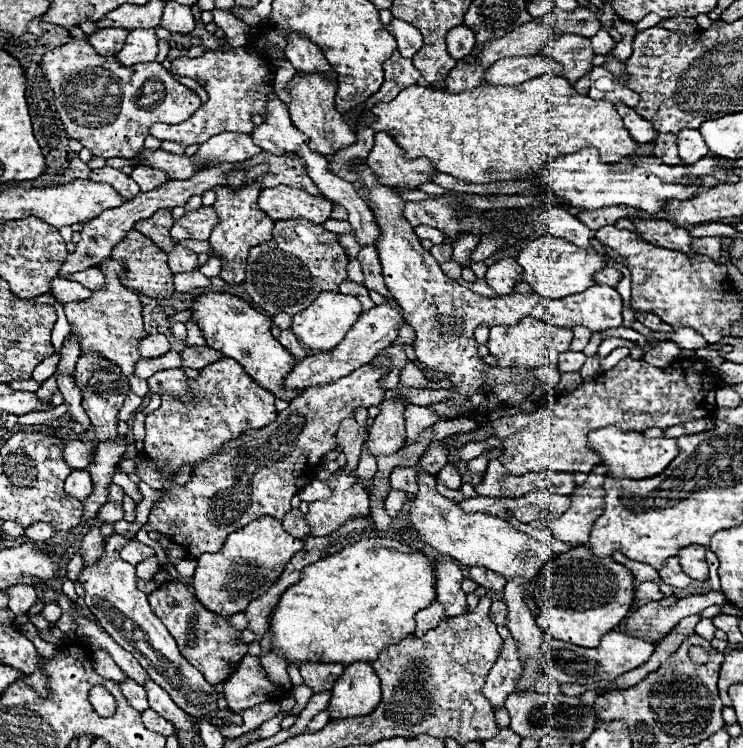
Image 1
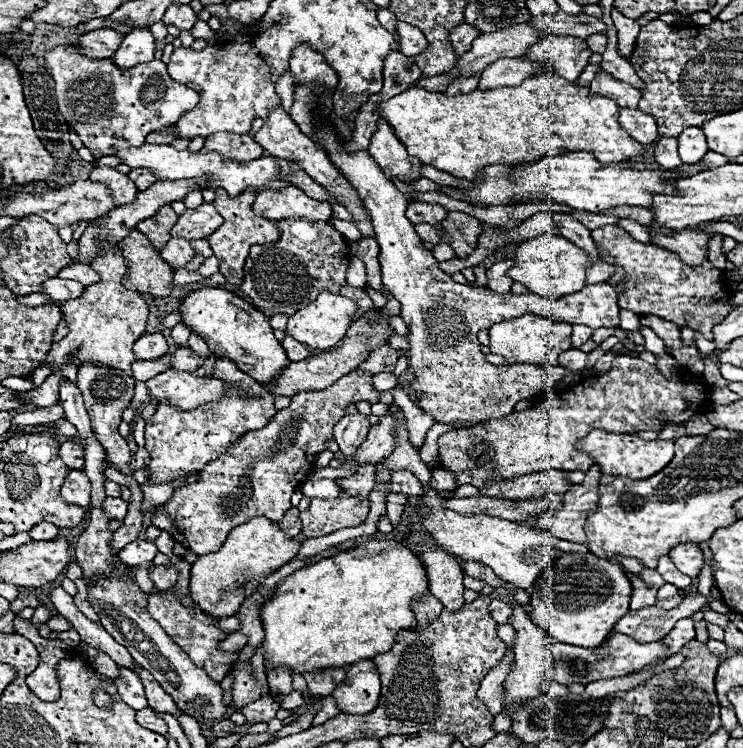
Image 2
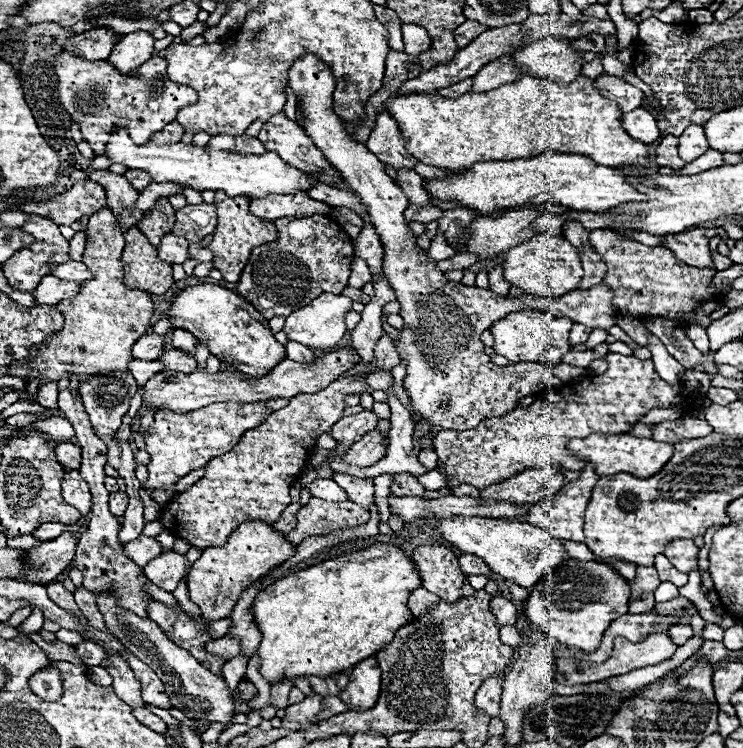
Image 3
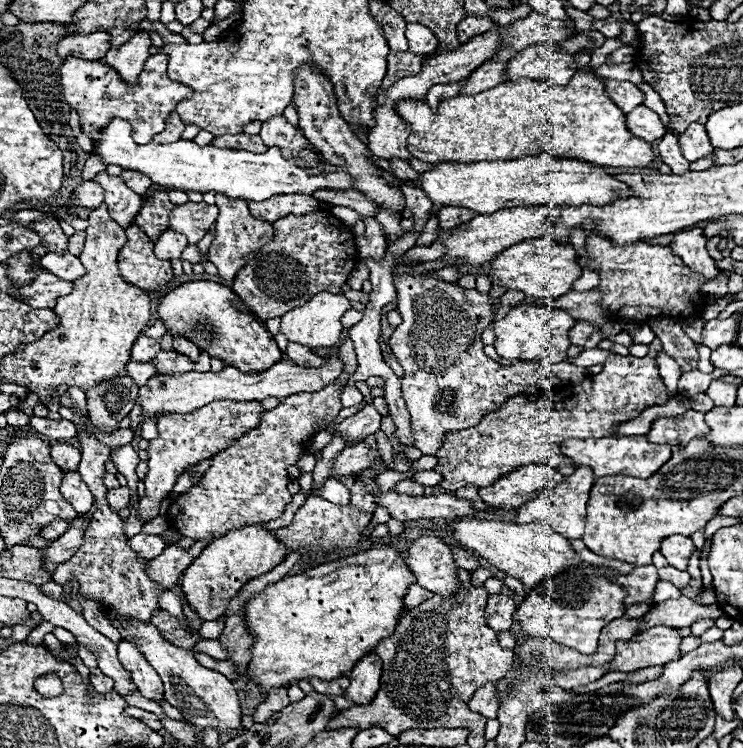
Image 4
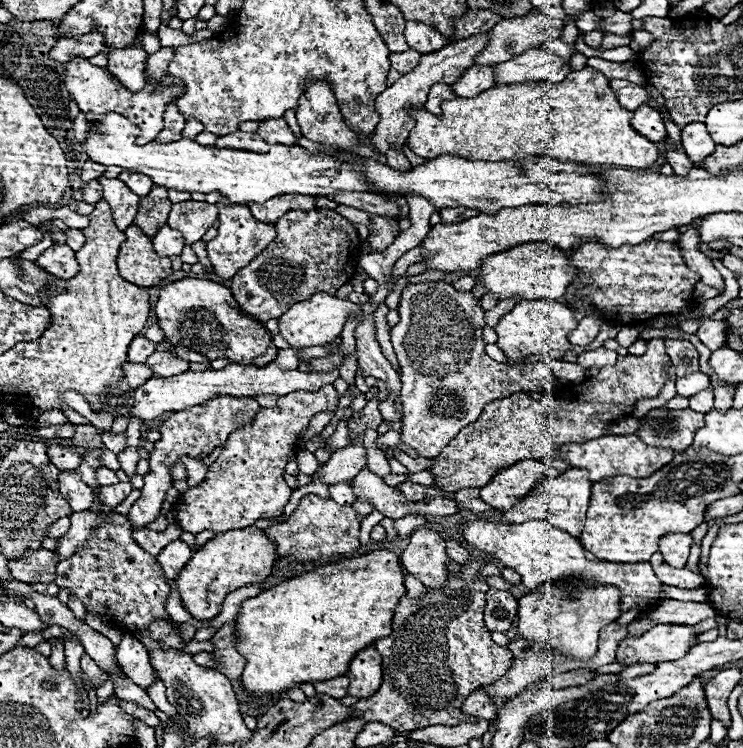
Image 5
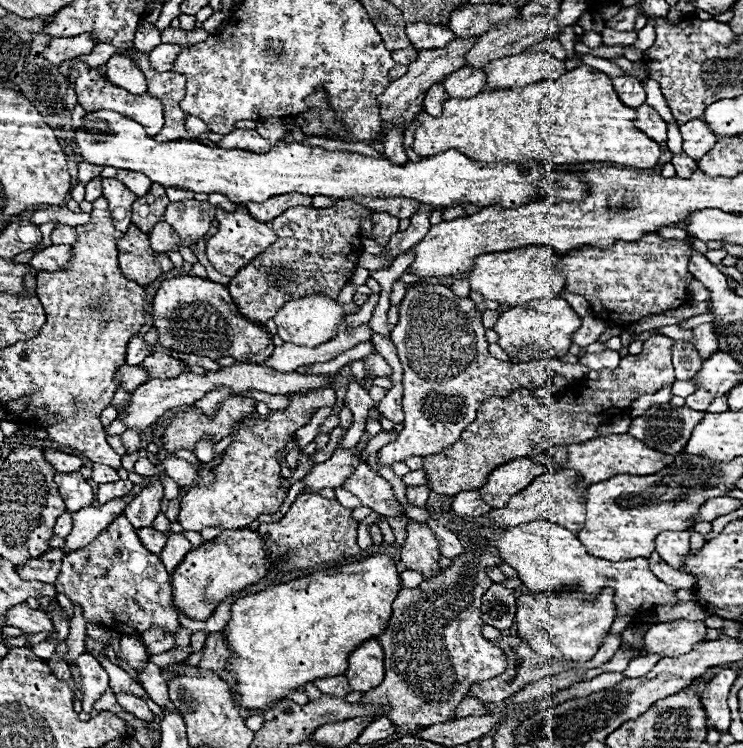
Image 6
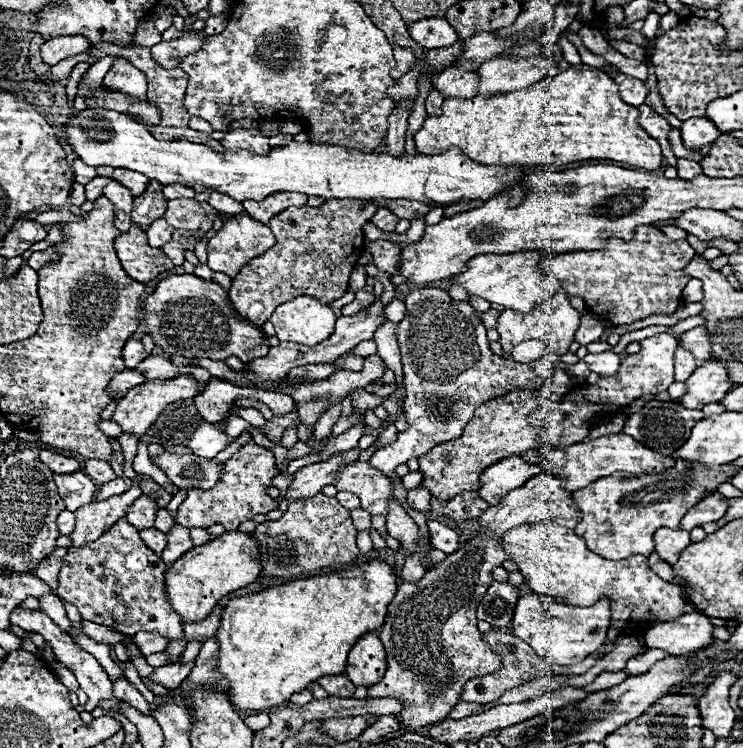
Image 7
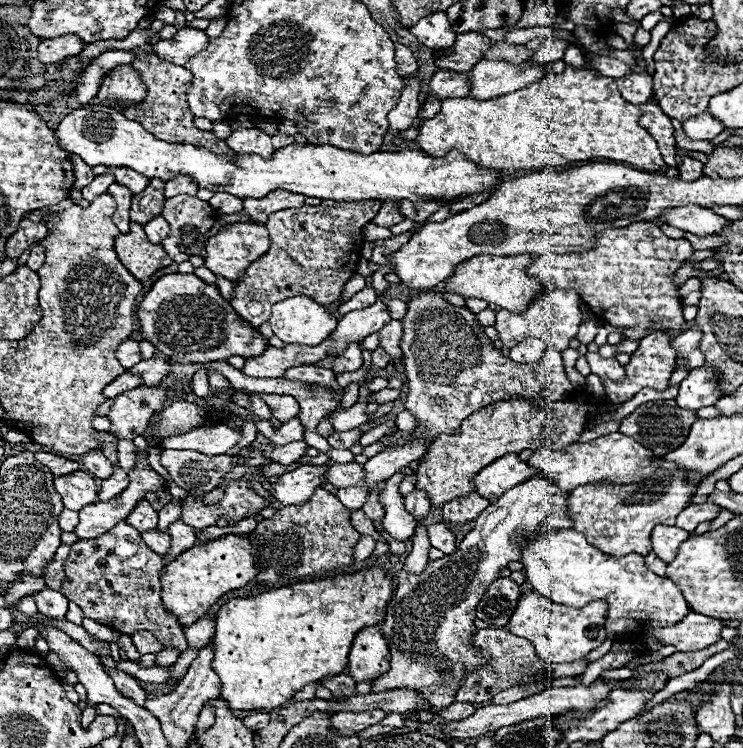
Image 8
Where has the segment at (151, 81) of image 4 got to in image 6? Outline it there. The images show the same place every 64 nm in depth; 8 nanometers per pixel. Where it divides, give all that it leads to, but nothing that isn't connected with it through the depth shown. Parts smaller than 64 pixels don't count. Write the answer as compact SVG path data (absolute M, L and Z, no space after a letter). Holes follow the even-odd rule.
M160 44L150 52L150 66L158 72L166 72L170 70L174 58L178 56L178 50L182 50L186 46L178 46L178 44ZM74 60L72 62L72 68L70 68L70 74L68 74L68 82L72 84L76 96L78 96L78 102L80 106L86 110L86 112L98 112L98 110L114 110L114 112L120 112L124 114L126 118L132 118L136 122L140 122L144 128L146 128L146 134L148 136L156 136L162 126L164 126L164 106L162 106L162 100L150 96L148 92L146 94L130 94L118 86L114 86L110 80L106 80L104 76L98 74L98 70L90 68L88 64L80 62L80 60Z

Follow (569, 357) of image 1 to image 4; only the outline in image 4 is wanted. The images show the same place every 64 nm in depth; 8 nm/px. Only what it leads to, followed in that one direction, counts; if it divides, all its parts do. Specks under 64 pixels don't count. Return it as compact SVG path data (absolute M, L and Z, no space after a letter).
M592 348L592 350L584 350L580 352L576 358L568 358L570 364L576 364L576 366L582 366L582 368L590 368L594 364L602 364L608 360L612 352L610 350L598 350L598 348Z

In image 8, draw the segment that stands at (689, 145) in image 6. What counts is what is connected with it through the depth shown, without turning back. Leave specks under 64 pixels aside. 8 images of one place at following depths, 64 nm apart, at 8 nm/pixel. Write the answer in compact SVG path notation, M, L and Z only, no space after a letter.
M704 112L700 116L694 116L694 118L688 118L686 122L682 122L682 130L684 130L684 134L690 140L712 140L724 128L722 128L722 124L714 116Z

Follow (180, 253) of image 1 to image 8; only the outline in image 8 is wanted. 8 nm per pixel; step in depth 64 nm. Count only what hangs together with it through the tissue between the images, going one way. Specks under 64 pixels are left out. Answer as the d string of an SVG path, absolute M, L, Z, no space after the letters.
M162 216L150 220L150 222L144 226L144 230L146 230L148 240L150 240L152 244L160 244L160 242L170 234L170 226L168 226L168 222L166 222Z

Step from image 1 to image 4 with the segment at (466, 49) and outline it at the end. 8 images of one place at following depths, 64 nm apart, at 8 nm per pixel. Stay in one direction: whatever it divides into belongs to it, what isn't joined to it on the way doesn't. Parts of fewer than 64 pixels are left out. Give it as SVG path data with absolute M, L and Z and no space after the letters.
M468 16L458 24L458 40L468 42L470 38L474 38L474 34L482 34L482 32L490 30L490 26L494 26L494 24L488 18Z

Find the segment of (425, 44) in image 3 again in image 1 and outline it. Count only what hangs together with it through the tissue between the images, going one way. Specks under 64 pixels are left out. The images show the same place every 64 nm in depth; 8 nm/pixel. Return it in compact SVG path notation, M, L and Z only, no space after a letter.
M394 18L386 28L396 38L398 52L404 58L412 58L422 48L422 34L414 26L410 26L408 22L402 22L402 20Z

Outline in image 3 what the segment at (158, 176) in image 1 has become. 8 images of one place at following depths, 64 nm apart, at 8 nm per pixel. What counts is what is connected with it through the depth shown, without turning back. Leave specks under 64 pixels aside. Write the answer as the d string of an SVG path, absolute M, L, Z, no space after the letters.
M128 170L124 176L128 178L128 182L130 182L138 192L142 192L142 190L152 182L150 174L146 174L144 170Z

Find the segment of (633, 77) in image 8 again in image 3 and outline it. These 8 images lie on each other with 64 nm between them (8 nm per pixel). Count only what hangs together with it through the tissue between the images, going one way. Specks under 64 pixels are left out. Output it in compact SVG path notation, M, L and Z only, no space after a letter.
M600 74L596 80L594 80L594 86L610 100L616 100L620 110L626 112L626 110L634 110L640 106L642 98L644 98L644 92L634 88L632 84L624 82L622 78L616 78L616 76L608 76L608 74Z

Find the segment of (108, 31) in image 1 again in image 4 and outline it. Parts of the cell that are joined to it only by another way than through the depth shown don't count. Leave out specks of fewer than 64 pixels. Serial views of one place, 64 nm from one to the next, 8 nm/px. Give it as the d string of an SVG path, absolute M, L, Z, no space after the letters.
M92 32L92 34L72 34L62 38L58 44L58 56L78 56L84 60L100 60L110 50L110 34Z

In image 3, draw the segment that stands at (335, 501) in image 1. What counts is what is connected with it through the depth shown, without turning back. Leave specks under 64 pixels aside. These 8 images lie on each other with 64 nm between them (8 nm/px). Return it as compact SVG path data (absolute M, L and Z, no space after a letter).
M310 498L310 502L300 508L296 514L298 524L294 532L286 534L292 544L300 544L310 536L324 536L334 530L344 530L350 526L360 526L368 522L370 514L364 506L346 500L346 502L328 502L320 498Z

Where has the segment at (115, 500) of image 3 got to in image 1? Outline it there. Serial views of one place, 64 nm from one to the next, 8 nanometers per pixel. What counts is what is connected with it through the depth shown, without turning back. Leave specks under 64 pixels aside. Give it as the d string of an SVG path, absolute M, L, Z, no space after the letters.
M106 502L106 504L98 510L96 518L98 518L100 522L104 522L104 524L112 524L112 522L122 520L122 518L124 518L122 504L116 504L116 502Z

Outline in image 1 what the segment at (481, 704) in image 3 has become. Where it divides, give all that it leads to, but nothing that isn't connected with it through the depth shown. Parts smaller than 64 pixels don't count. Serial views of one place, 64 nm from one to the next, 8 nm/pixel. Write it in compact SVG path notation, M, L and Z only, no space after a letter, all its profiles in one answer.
M504 640L504 646L498 654L498 660L494 668L490 670L486 684L484 684L484 696L490 700L494 708L504 706L504 700L508 694L516 690L516 682L520 680L524 670L524 664L518 656L518 644L516 640Z

